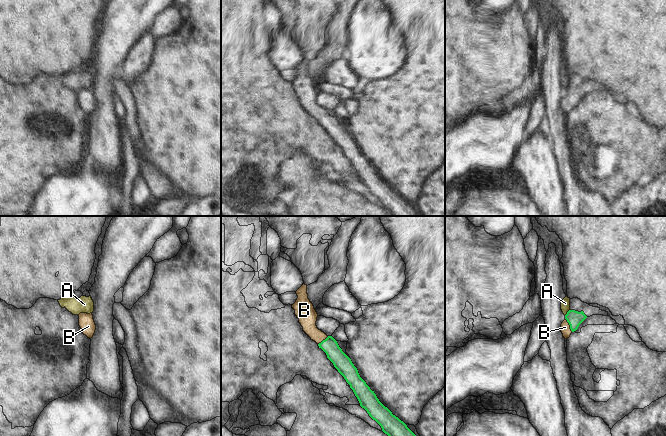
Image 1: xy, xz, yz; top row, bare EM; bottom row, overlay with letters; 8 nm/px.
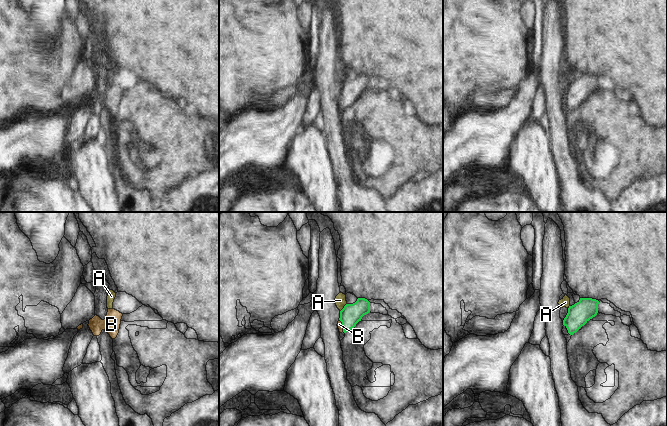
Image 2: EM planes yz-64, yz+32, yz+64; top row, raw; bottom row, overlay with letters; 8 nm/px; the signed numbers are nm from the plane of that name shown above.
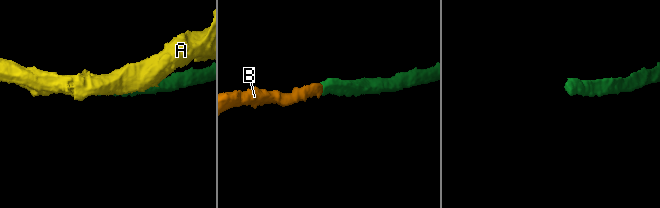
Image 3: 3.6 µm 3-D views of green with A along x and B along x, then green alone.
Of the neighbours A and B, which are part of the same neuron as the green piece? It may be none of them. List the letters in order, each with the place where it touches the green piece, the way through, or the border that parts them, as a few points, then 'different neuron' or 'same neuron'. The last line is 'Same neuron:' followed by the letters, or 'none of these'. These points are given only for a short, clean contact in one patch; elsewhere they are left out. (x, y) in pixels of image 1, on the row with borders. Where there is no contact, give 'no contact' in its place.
A: contact yz (567, 312); border yz (569, 309), (565, 315); different neuron
B: contact yz (569, 324); way yz (574, 318), (569, 324), (565, 327); same neuron
Same neuron: B

